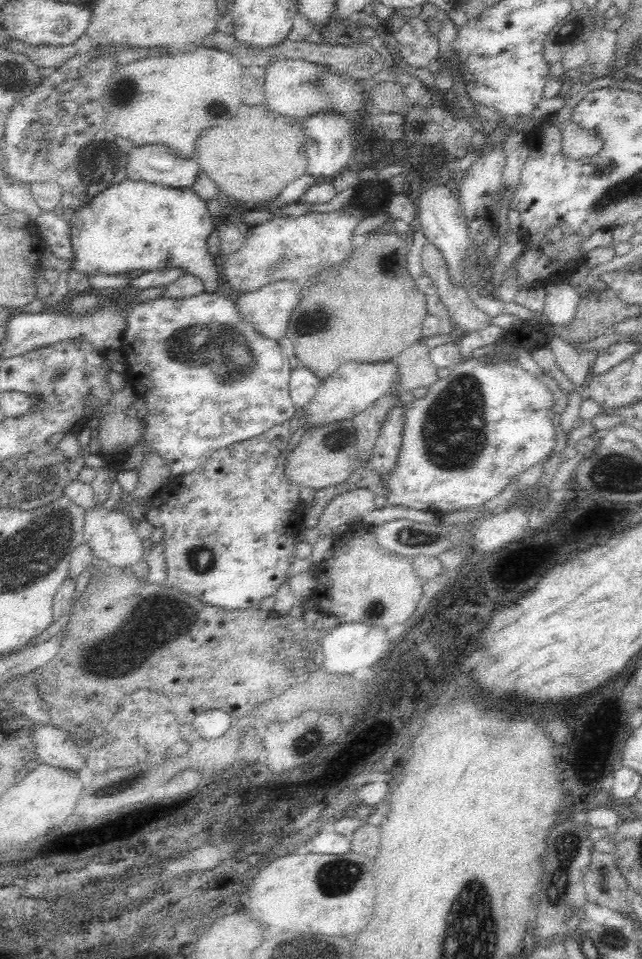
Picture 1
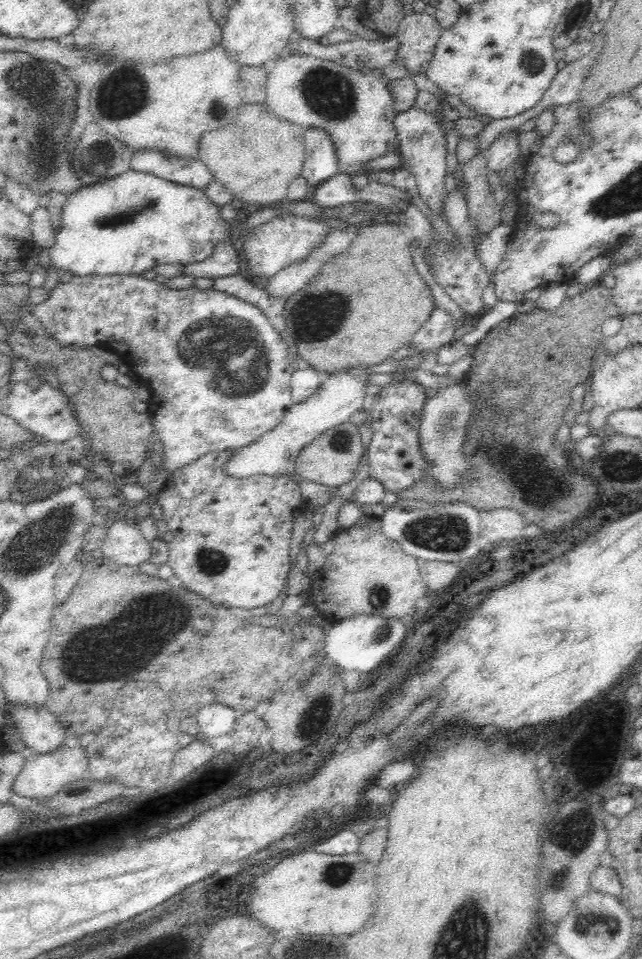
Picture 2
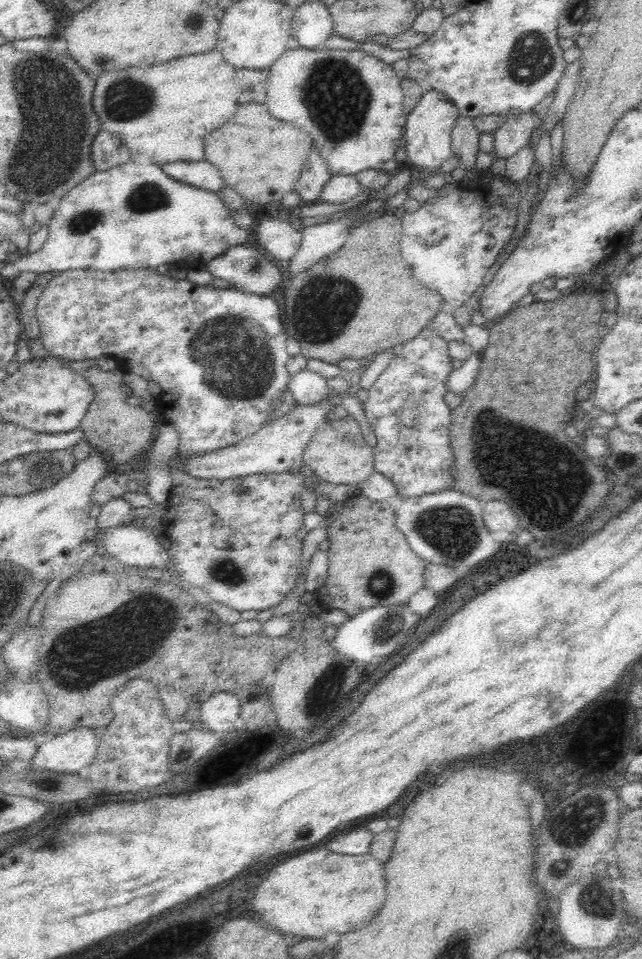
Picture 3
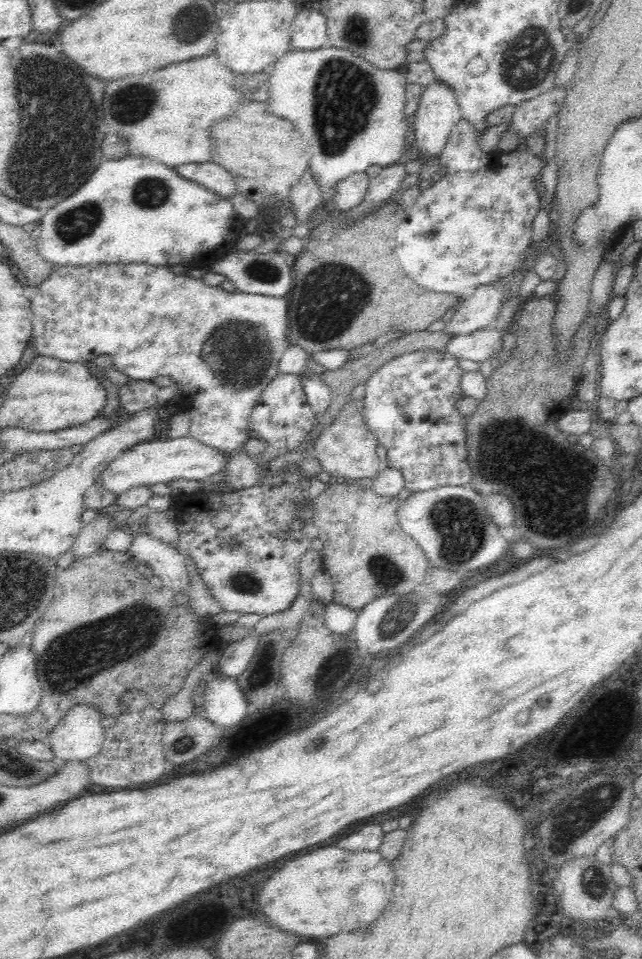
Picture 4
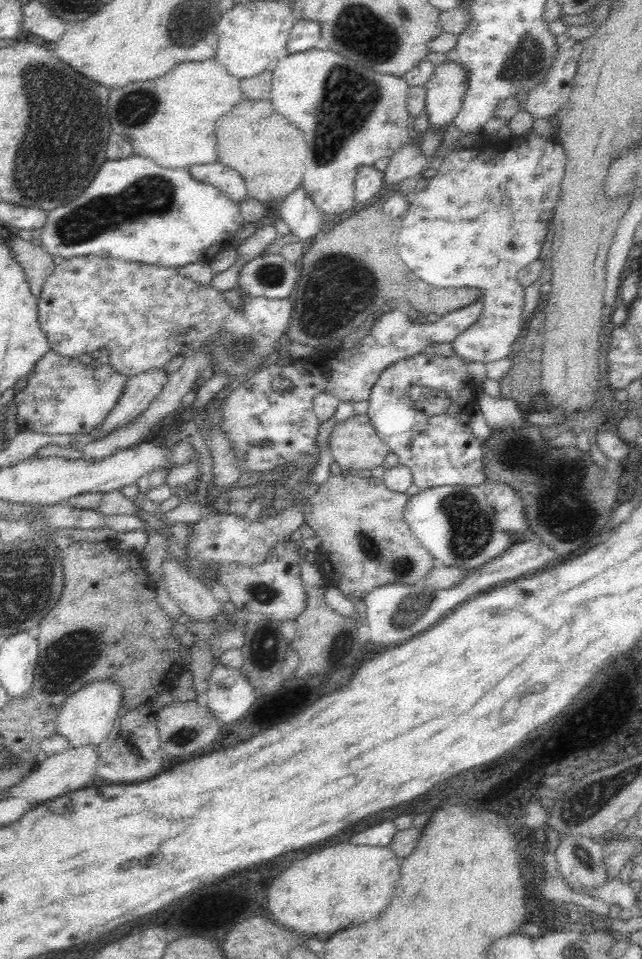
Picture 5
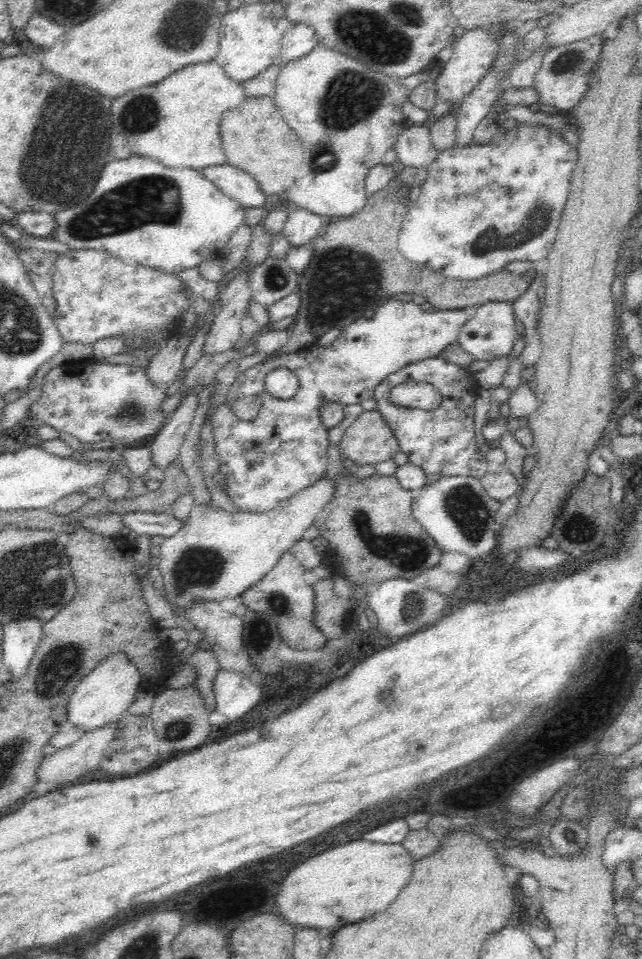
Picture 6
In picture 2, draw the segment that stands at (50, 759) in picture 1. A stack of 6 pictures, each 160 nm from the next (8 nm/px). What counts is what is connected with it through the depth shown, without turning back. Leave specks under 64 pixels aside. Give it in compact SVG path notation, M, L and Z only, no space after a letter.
M8 704L8 712L12 714L12 724L10 731L15 731L17 735L25 742L27 747L34 750L34 754L46 754L58 750L67 743L65 729L61 726L56 715L46 709L45 705L41 707L26 707L26 705Z

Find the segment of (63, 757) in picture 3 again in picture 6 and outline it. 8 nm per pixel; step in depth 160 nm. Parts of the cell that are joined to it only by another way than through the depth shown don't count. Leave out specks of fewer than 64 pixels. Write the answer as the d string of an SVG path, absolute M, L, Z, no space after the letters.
M116 653L92 669L73 690L66 706L67 724L90 732L114 724L126 713L136 692L140 690L140 673L124 653Z

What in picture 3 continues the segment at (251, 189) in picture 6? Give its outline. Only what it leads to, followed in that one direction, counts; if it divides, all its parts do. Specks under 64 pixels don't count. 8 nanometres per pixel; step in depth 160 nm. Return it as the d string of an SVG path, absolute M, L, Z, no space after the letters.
M202 159L200 161L176 160L170 164L162 164L160 168L174 180L202 190L216 192L224 185L220 172L212 164L208 164Z

